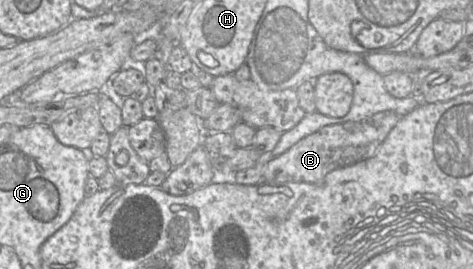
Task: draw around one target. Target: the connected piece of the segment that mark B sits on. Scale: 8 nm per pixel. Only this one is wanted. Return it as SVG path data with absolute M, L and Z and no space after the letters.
M383 111L360 121L322 127L298 141L285 153L269 160L265 165L262 181L265 184L319 184L333 170L355 164L373 155L402 117L404 116L393 111Z

